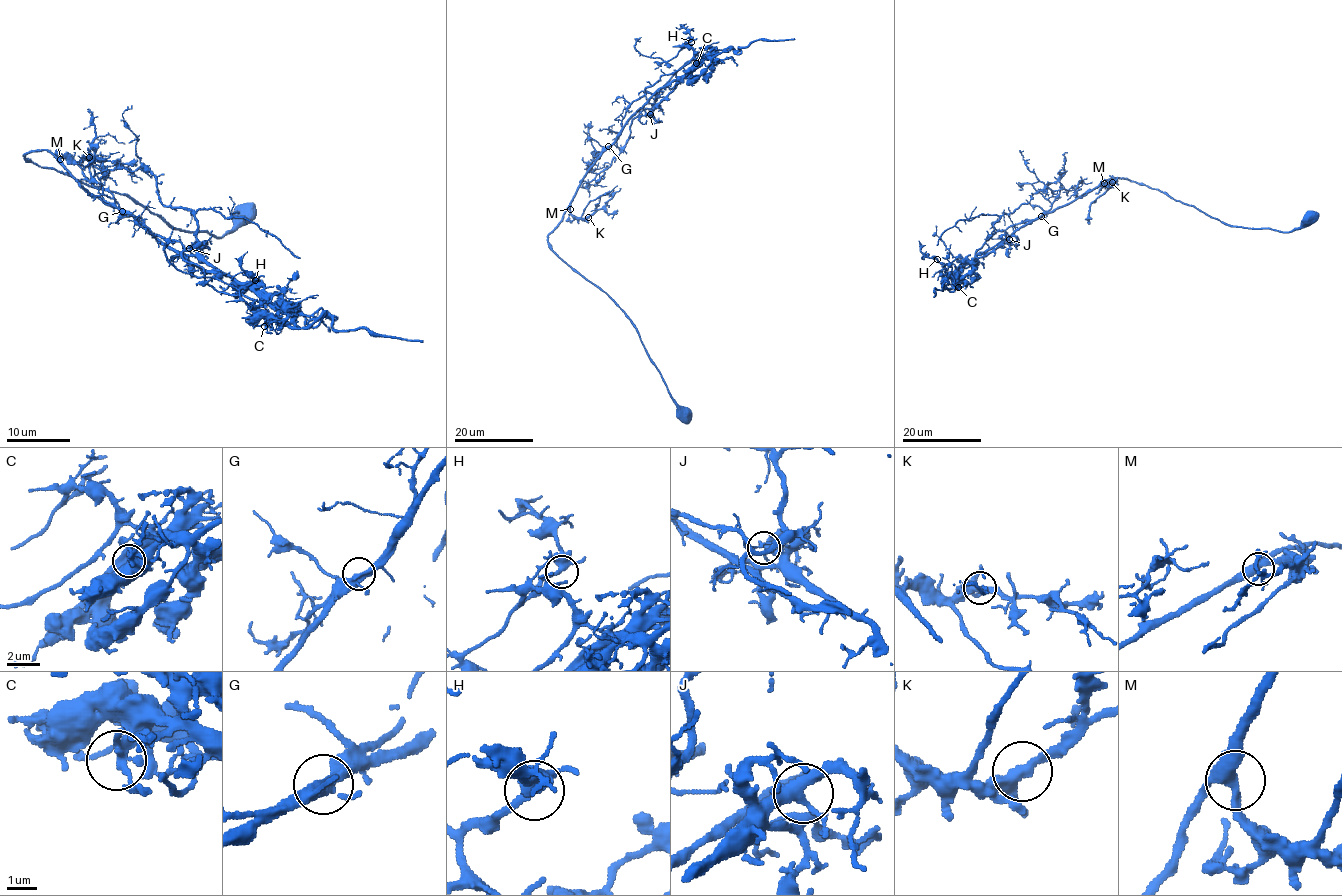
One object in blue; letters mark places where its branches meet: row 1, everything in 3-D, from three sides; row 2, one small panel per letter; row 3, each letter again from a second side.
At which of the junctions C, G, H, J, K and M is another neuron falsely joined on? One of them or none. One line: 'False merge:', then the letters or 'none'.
False merge: G

